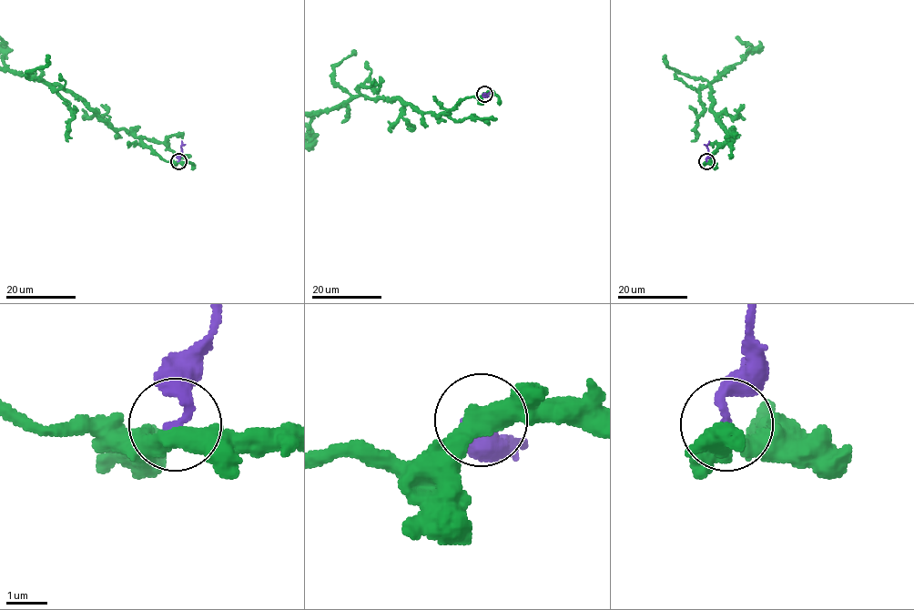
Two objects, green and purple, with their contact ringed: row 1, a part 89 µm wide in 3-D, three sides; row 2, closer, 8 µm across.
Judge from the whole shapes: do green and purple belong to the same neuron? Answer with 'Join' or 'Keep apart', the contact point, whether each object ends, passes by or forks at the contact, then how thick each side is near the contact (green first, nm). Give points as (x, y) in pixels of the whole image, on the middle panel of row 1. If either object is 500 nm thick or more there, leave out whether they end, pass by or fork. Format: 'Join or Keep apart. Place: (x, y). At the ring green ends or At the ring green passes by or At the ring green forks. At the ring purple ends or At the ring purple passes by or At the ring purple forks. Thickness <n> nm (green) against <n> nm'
Keep apart. Place: (484, 94). At the ring green passes by. At the ring purple ends. Thickness 480 nm (green) against 240 nm

